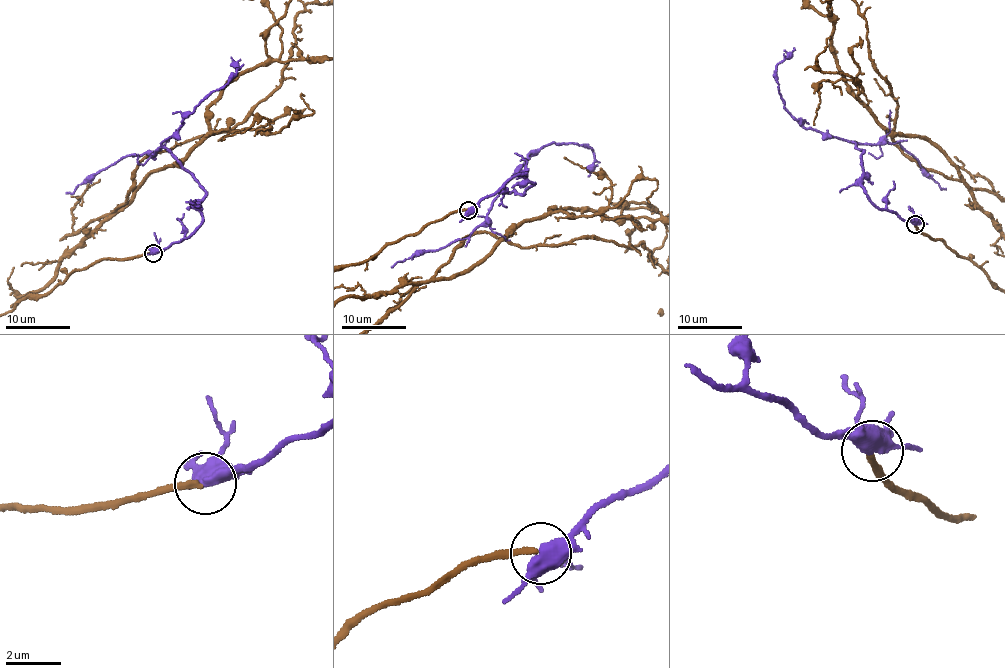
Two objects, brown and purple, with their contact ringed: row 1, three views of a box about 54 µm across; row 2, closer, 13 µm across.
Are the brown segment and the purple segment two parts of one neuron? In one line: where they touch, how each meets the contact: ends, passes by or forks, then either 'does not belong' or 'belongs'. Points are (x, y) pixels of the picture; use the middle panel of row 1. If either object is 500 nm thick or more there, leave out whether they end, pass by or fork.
(468, 210) | brown ends | purple forks | belongs

